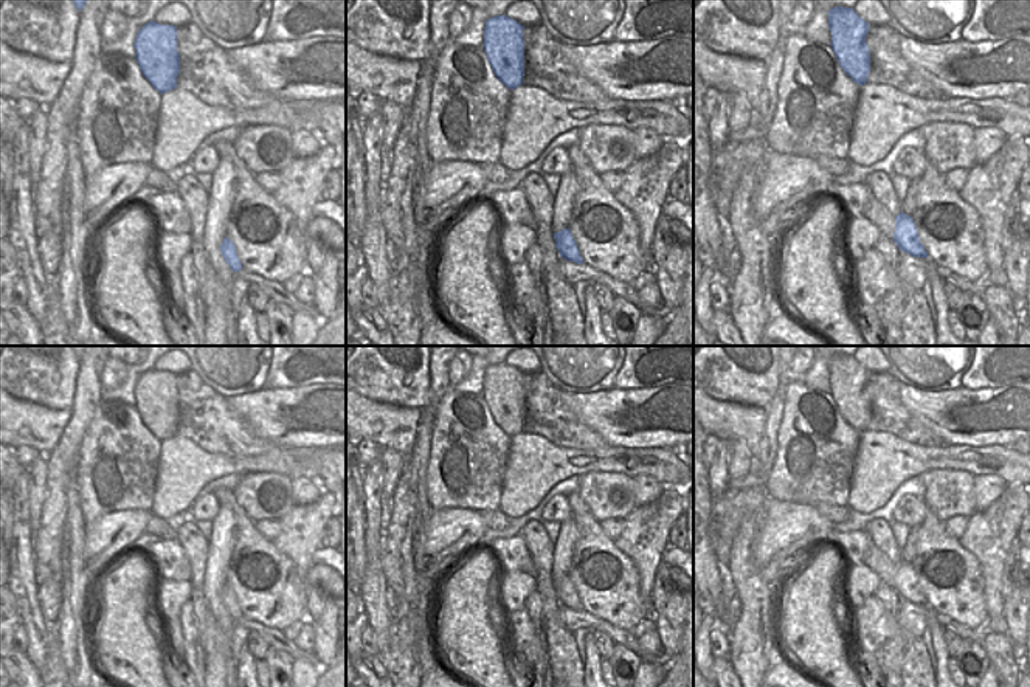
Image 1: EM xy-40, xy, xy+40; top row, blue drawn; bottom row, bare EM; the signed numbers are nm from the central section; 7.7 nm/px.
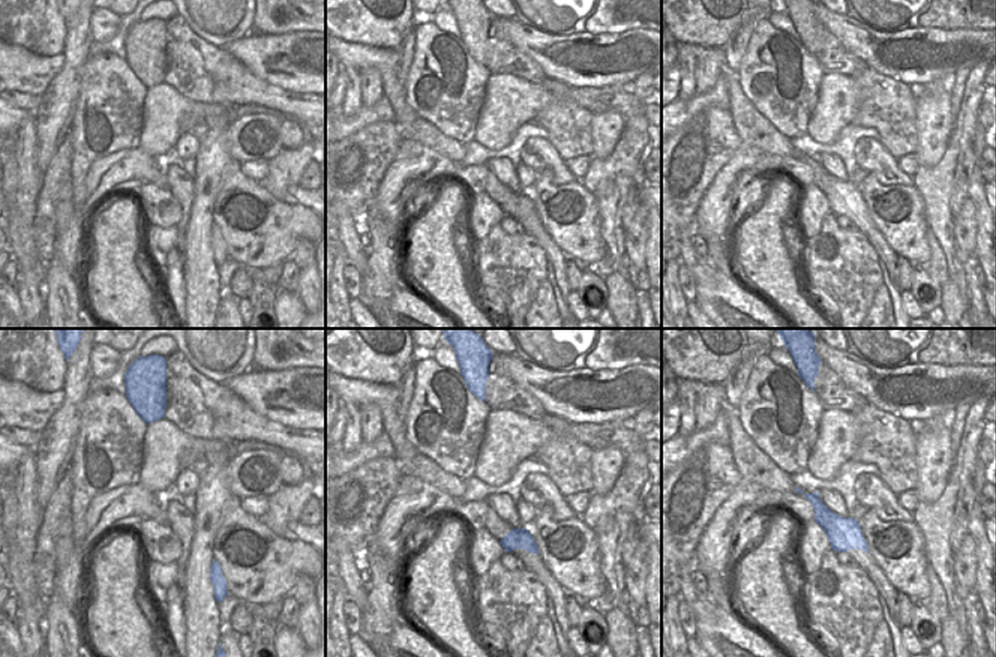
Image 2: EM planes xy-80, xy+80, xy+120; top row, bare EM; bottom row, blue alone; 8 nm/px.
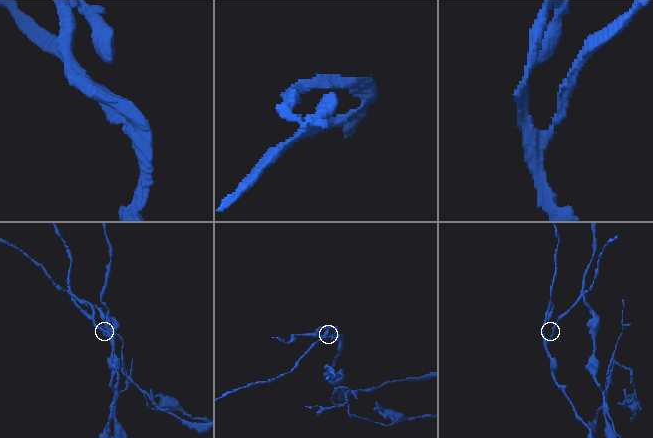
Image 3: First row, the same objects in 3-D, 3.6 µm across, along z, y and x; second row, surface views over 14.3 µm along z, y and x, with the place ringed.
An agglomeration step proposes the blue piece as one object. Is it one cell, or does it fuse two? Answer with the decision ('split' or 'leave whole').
split

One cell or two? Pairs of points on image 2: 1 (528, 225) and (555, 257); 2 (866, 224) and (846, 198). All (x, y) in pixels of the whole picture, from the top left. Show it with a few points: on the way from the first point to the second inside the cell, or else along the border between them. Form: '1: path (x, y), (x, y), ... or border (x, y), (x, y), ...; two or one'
1: path (536, 231), (551, 249); one
2: path (860, 218), (851, 204); one

